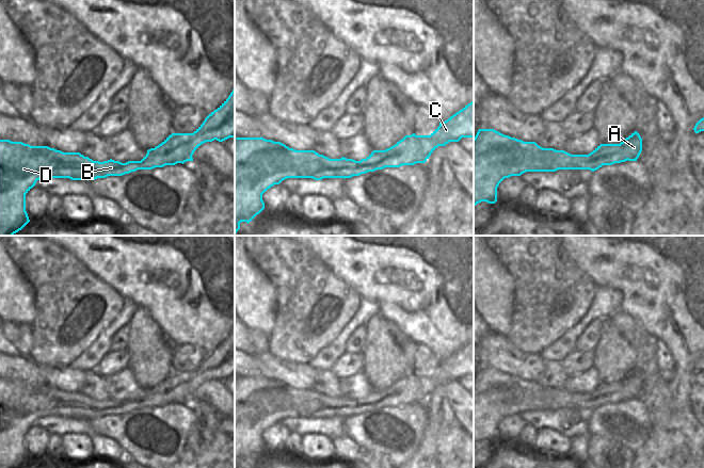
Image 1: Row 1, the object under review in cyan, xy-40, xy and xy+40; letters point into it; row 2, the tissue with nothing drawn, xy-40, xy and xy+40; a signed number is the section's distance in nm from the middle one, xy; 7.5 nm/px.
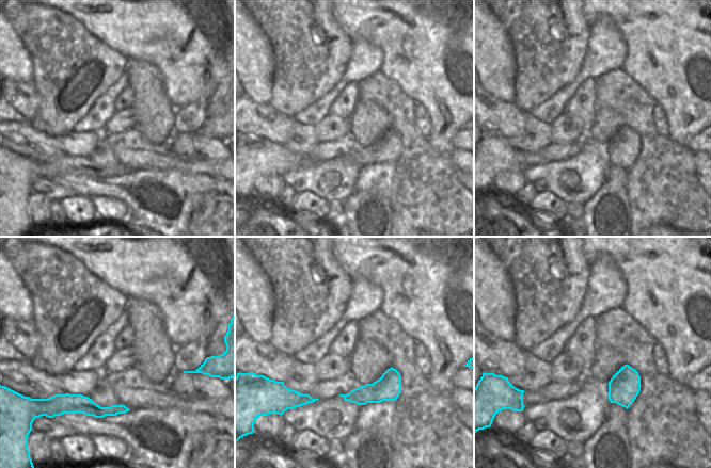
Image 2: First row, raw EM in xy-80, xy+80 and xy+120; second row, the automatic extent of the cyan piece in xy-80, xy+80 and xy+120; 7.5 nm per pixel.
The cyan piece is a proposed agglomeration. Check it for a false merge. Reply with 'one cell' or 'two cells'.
two cells

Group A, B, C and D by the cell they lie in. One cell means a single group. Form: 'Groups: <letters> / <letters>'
Groups: A / B C D

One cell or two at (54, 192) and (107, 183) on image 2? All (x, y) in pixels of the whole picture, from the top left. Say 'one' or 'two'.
two

